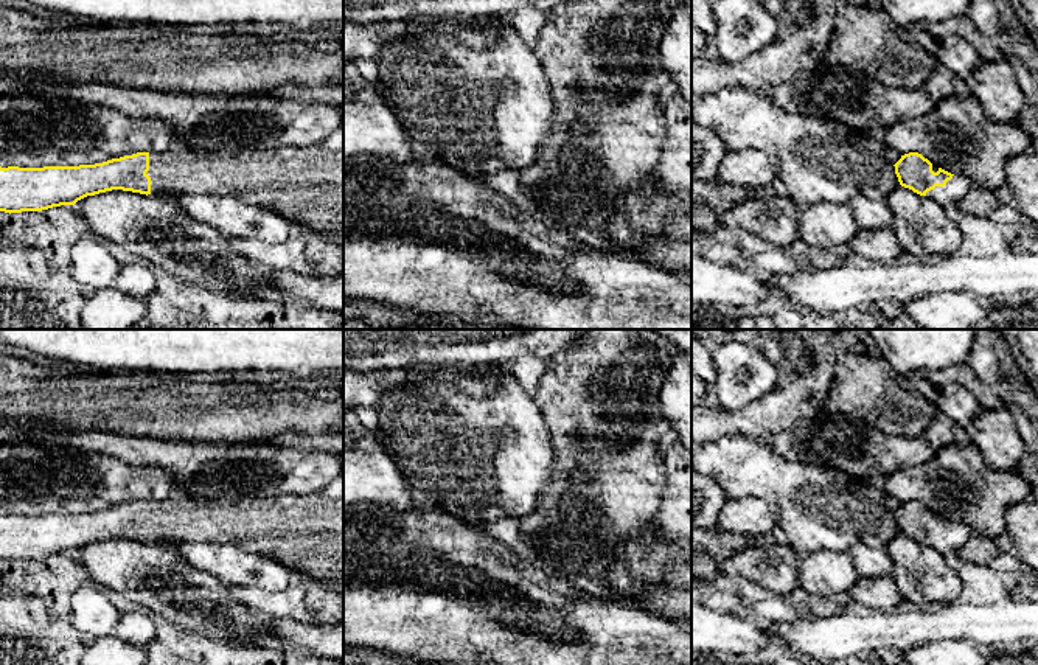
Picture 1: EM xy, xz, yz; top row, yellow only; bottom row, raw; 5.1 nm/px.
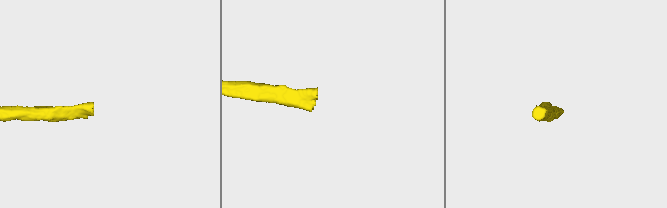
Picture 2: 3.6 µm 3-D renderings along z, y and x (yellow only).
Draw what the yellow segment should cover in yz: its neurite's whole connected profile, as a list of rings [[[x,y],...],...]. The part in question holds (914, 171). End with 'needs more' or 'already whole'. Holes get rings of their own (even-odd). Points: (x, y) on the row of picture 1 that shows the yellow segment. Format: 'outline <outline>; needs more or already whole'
outline [[[918,152],[901,155],[893,166],[901,186],[935,200],[943,208],[959,204],[971,190],[971,182],[967,177],[932,165]]]; needs more

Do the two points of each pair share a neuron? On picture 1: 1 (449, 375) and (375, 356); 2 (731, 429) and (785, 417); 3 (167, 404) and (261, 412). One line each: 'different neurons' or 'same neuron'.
1: different neurons
2: same neuron
3: same neuron

